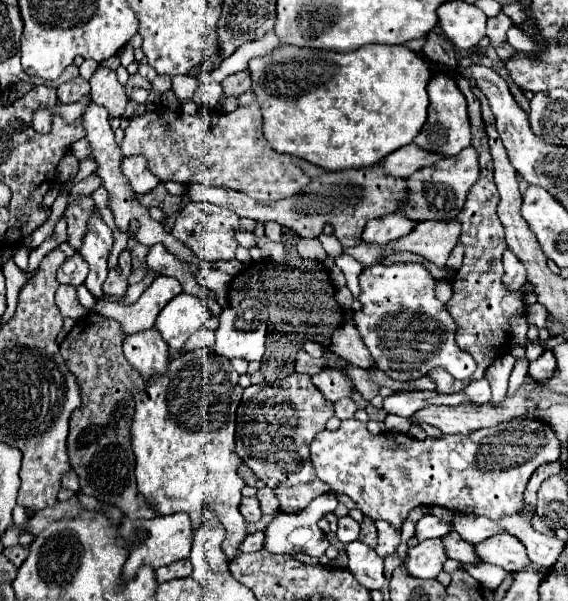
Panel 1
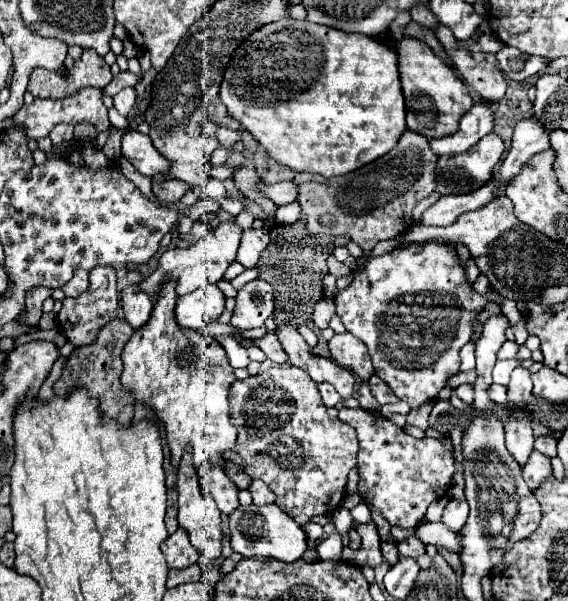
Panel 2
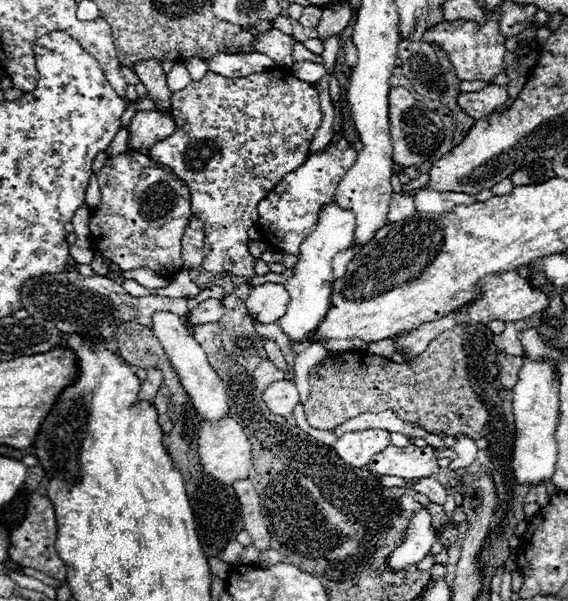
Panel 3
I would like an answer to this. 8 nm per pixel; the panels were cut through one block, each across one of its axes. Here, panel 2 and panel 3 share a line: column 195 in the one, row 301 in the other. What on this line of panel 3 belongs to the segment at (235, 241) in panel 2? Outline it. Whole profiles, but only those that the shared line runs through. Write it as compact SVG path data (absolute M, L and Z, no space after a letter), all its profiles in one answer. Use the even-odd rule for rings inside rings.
M262 284L250 288L250 296L244 300L248 314L258 322L278 322L290 304L290 296L280 284Z

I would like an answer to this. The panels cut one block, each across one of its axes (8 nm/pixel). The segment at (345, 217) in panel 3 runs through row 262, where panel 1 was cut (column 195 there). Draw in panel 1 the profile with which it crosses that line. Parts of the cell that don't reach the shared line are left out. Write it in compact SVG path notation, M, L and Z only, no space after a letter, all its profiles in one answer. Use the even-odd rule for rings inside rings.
M178 294L178 298L170 300L156 318L156 328L160 330L164 342L170 350L180 352L184 342L198 332L204 322L210 318L210 310L206 302L192 294Z

